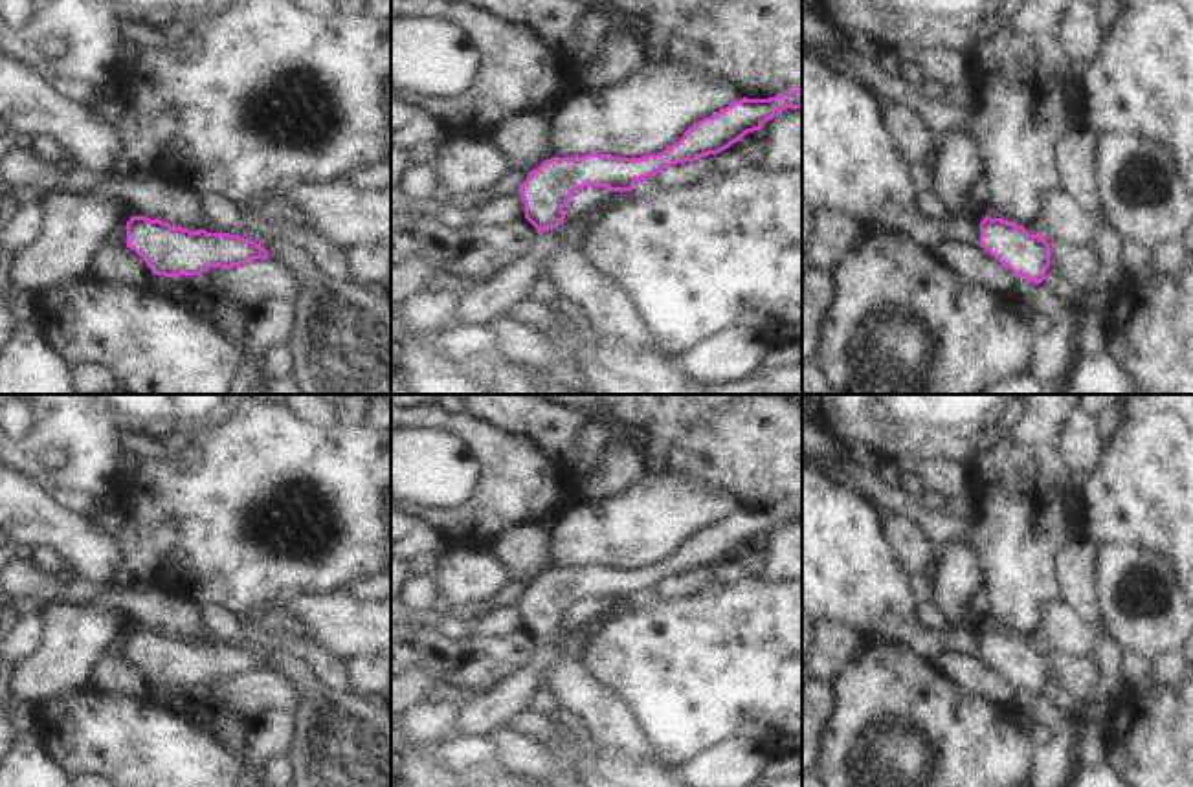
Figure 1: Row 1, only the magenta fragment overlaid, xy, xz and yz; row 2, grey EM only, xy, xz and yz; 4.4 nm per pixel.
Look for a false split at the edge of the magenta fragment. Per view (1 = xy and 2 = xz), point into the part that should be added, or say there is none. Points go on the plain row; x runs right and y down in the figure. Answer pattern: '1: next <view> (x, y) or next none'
1: next none
2: next none

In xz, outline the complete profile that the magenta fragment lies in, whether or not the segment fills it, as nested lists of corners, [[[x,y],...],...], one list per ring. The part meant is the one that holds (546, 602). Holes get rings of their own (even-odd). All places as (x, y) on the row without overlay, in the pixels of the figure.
[[[802,499],[769,510],[740,510],[721,523],[694,534],[685,547],[659,565],[644,569],[615,569],[585,565],[582,569],[551,569],[530,582],[518,604],[525,613],[525,629],[538,640],[558,638],[565,629],[563,618],[584,598],[631,602],[633,596],[663,580],[718,565],[745,545],[786,519],[802,519]]]

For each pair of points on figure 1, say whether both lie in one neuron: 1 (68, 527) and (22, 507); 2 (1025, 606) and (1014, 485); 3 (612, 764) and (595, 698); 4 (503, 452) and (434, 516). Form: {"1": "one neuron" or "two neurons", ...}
{"1": "one neuron", "2": "one neuron", "3": "two neurons", "4": "one neuron"}

